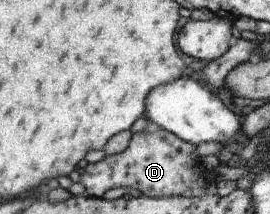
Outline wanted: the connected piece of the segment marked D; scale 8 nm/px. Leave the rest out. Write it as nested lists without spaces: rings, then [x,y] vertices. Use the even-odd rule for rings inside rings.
[[[148,124],[147,130],[132,134],[128,147],[119,154],[106,156],[96,163],[89,163],[84,173],[75,178],[86,189],[89,197],[102,197],[111,188],[130,187],[138,189],[142,196],[169,198],[170,196],[200,197],[207,194],[206,185],[212,182],[212,172],[194,168],[202,157],[196,156],[193,143],[185,142],[177,135],[156,124]]]

